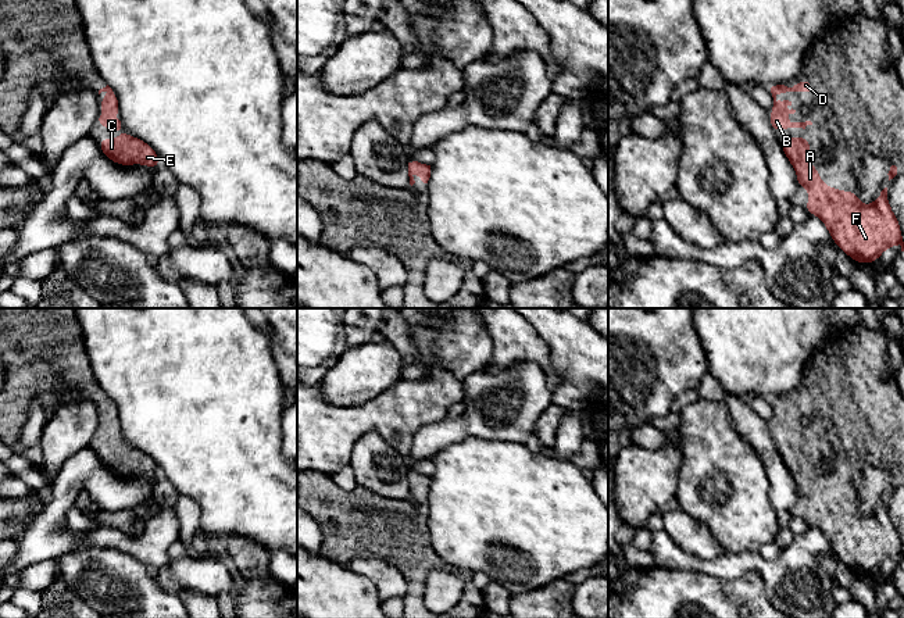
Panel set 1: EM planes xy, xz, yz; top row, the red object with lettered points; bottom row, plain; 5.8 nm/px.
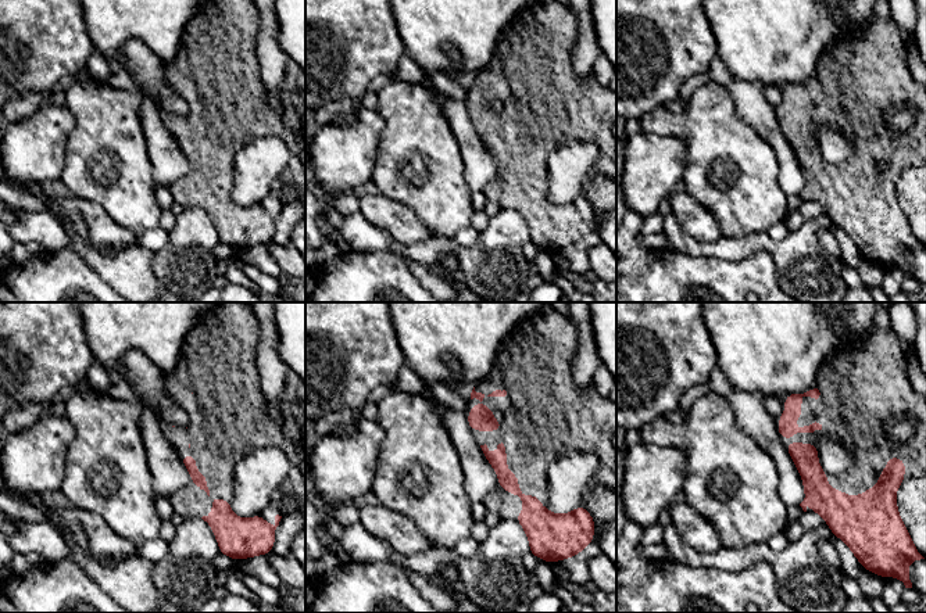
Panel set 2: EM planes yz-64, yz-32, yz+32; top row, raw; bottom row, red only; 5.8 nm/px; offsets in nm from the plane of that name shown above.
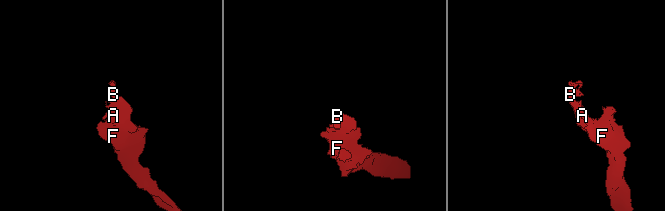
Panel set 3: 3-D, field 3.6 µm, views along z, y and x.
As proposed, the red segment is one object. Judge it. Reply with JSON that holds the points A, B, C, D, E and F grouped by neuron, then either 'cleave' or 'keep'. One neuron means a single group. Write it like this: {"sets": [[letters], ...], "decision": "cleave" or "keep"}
{"sets": [["A", "B", "C", "D", "E", "F"]], "decision": "keep"}

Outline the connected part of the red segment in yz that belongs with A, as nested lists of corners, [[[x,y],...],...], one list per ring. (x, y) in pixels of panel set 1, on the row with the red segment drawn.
[[[780,139],[780,146],[793,168],[797,171],[797,183],[804,186],[811,194],[811,200],[804,208],[812,215],[819,217],[826,225],[833,242],[847,253],[855,262],[869,264],[876,261],[880,254],[890,246],[900,244],[904,251],[904,242],[900,225],[887,201],[887,187],[878,196],[871,206],[862,206],[855,192],[839,192],[836,187],[828,187],[821,182],[815,167],[810,164],[810,139]]]

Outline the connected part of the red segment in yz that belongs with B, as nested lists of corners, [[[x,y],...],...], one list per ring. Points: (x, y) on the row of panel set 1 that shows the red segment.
[[[800,82],[800,83],[794,85],[793,87],[787,87],[785,85],[776,85],[776,86],[771,87],[771,93],[773,97],[773,106],[772,106],[772,115],[769,117],[769,122],[773,126],[775,133],[779,129],[783,129],[783,131],[787,128],[805,129],[807,125],[812,125],[811,121],[805,121],[805,122],[789,122],[789,121],[786,121],[785,115],[786,114],[794,114],[796,110],[792,108],[792,110],[786,111],[783,108],[785,106],[792,106],[792,101],[789,101],[789,100],[783,100],[782,103],[776,101],[776,94],[779,92],[782,92],[782,93],[786,93],[786,92],[811,92],[811,86],[808,82]]]

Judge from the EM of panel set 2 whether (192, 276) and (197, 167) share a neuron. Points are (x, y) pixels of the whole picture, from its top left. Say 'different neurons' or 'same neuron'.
different neurons

